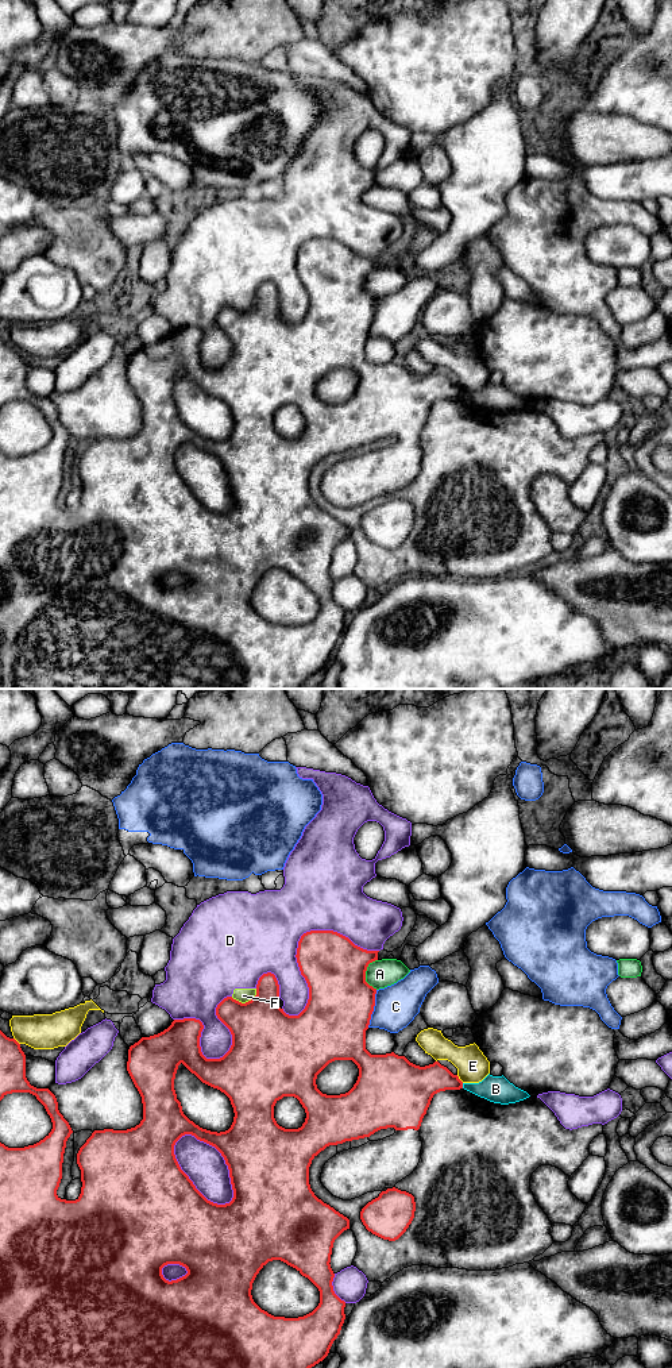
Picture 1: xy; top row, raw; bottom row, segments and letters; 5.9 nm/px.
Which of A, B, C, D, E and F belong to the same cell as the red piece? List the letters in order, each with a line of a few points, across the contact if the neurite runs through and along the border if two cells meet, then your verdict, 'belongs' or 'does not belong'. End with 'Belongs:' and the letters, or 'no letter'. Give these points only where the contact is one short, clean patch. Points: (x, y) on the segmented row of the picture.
A: does not belong
B: xy (462, 1083), (463, 1087) | does not belong
C: does not belong
D: does not belong
E: does not belong
F: does not belong
Belongs: no letter

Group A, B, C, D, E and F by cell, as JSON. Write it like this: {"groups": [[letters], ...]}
{"groups": [["A"], ["B"], ["C"], ["D", "F"], ["E"]]}

